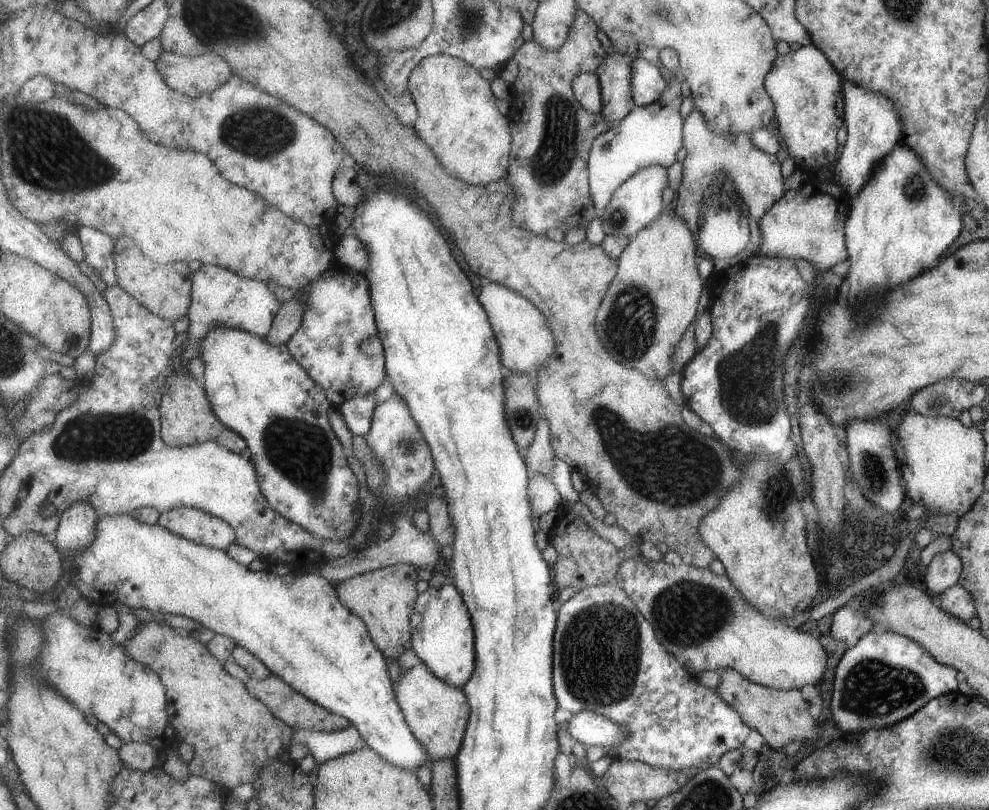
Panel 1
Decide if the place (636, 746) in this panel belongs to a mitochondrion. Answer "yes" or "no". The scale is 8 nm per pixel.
no

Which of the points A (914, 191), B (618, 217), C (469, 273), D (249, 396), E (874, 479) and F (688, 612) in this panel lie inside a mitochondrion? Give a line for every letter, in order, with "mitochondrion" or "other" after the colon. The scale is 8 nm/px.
A: mitochondrion
B: mitochondrion
C: other
D: other
E: mitochondrion
F: mitochondrion

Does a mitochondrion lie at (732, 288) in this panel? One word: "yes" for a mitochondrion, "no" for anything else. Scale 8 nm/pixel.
no

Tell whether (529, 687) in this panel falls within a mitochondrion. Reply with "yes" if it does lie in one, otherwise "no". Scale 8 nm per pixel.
no

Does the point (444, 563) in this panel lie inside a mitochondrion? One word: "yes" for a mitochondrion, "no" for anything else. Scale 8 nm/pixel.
no

